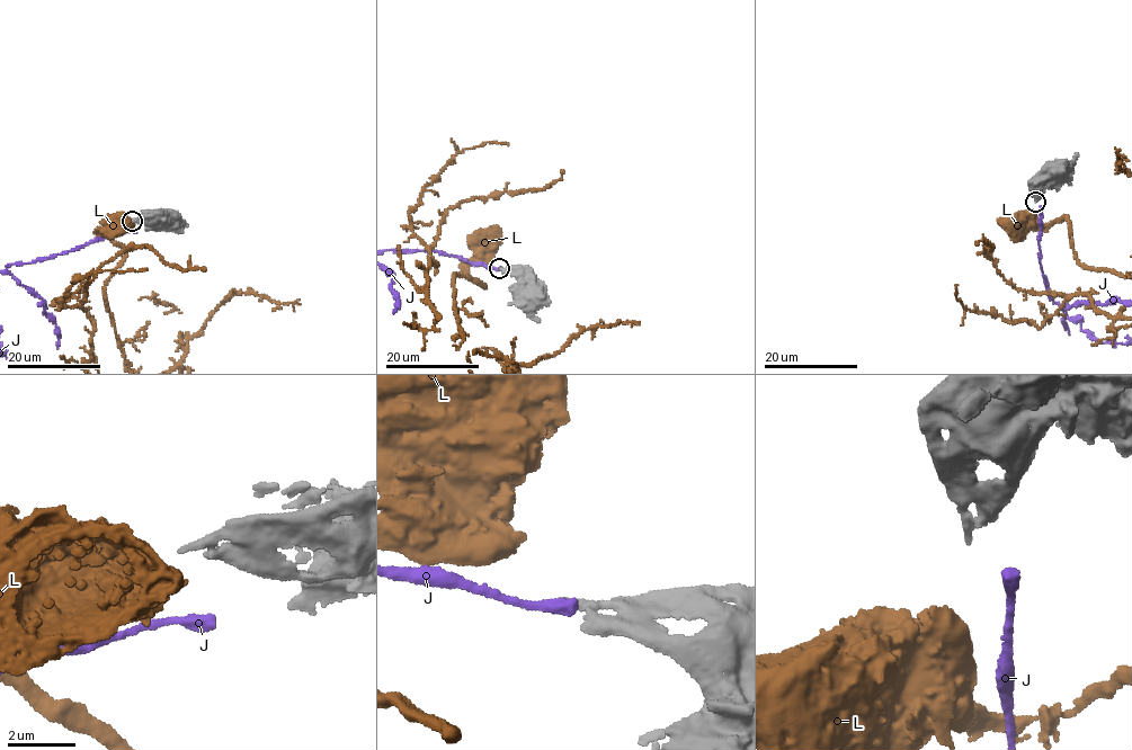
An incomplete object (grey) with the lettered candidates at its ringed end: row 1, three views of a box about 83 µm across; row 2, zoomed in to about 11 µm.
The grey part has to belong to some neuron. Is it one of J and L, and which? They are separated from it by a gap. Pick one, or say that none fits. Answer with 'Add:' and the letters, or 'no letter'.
Add: no letter

